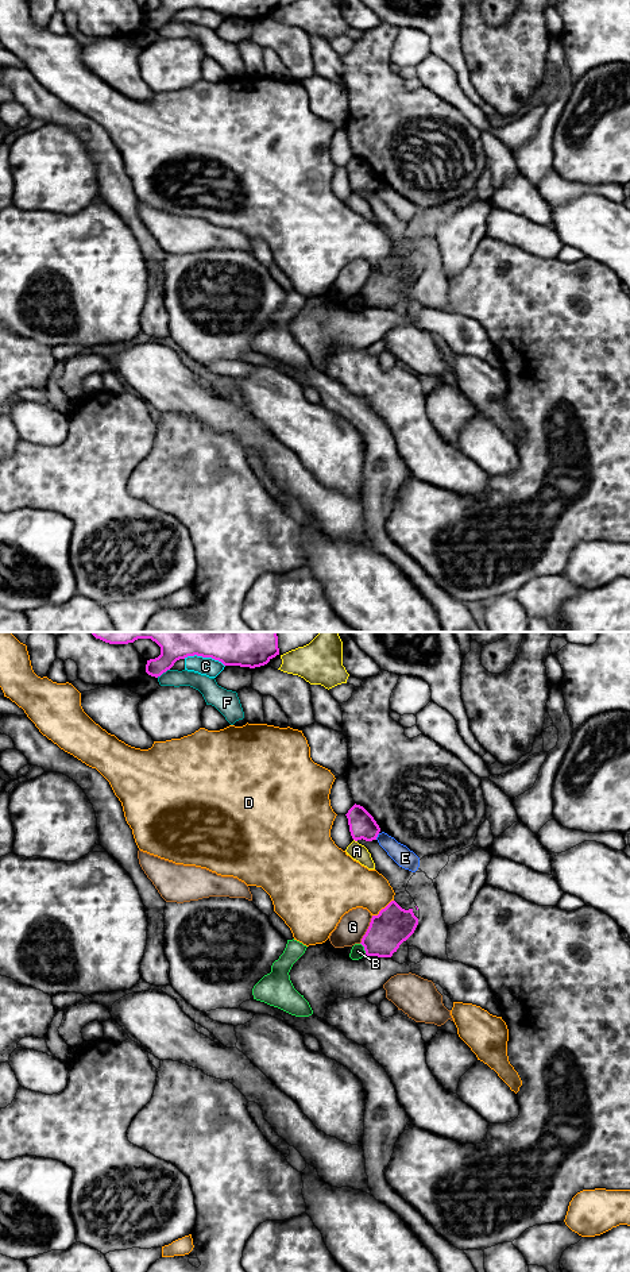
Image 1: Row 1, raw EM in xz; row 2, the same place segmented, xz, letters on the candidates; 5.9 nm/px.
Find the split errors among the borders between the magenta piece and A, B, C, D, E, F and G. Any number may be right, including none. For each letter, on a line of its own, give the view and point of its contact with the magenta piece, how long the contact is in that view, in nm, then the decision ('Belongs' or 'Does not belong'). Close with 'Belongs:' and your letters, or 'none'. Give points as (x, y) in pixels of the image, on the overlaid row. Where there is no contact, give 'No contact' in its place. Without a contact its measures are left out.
A: Touches magenta at xz (355, 840). Shared border 30 nm. Does not belong
B: Touches magenta at xz (364, 949). Shared border 90 nm. Does not belong
C: Touches magenta at xz (204, 656). Shared border 260 nm. Does not belong
D: Touches magenta at xz (382, 909). Shared border 160 nm. Does not belong
E: Touches magenta at xz (377, 836). Shared border 50 nm. Does not belong
F: Touches magenta at xz (162, 673). Shared border 90 nm. Does not belong
G: Touches magenta at xz (367, 929). Shared border 190 nm. Does not belong
Belongs: none

